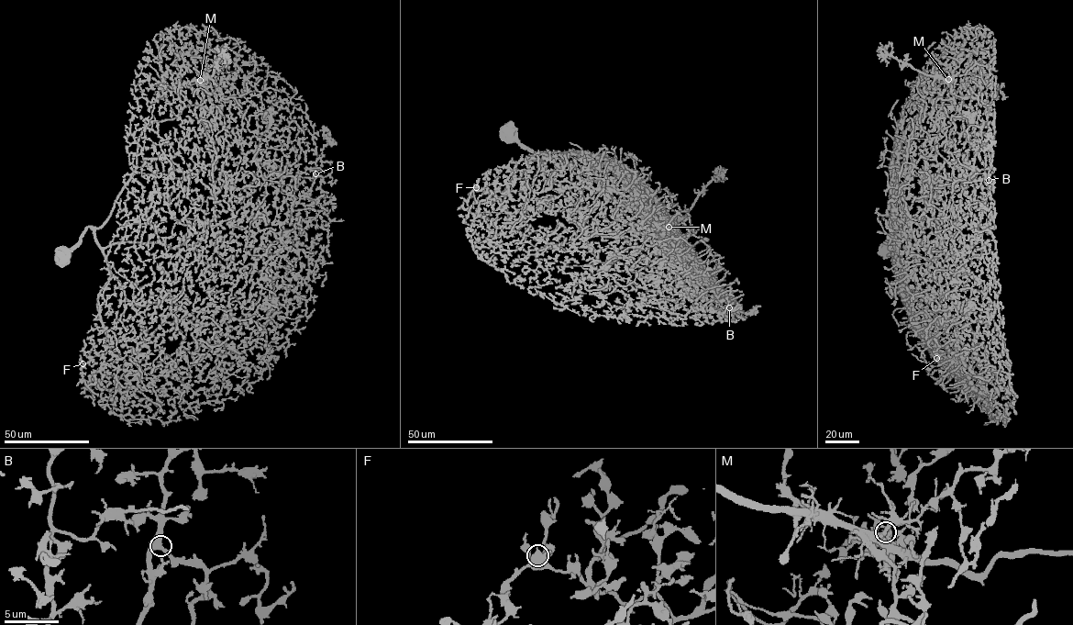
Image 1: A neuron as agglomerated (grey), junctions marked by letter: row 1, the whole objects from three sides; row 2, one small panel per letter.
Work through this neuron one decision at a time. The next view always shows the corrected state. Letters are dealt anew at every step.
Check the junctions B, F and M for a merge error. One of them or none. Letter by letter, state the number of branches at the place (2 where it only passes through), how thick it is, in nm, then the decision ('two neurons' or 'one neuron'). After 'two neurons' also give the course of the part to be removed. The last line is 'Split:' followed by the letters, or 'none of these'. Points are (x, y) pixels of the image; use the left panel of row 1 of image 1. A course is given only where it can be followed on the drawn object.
B: 4 branches meet; 440 nm thick; one neuron
F: 4 branches meet; 240 nm thick; one neuron
M: 4 branches meet; 200 nm thick; two neurons; foreign part runs (200, 79), (200, 85), (197, 82), (191, 86), (160, 87), (157, 95)
Split: M

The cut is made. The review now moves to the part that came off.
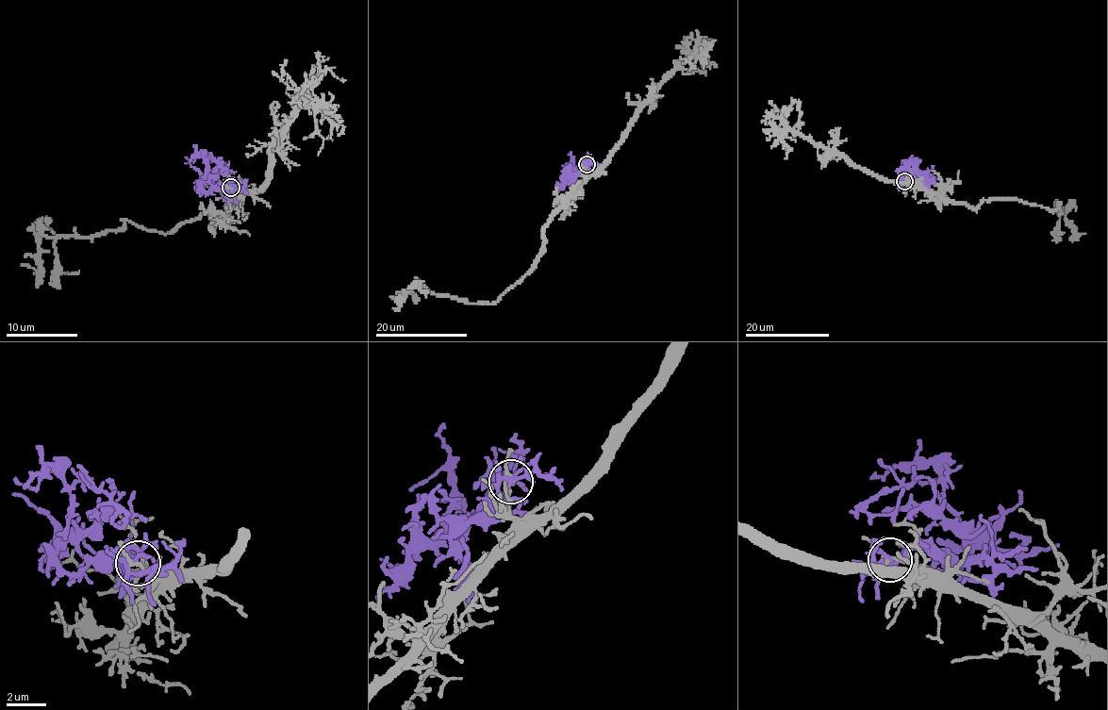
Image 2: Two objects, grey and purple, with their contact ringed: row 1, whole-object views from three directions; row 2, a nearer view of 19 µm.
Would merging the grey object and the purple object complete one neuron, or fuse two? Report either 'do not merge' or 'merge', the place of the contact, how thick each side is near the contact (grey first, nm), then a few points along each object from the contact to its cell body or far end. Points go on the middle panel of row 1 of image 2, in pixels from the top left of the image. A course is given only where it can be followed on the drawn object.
do not merge | (587, 164) | 110/140 nm | grey via (587, 165), (586, 180), (545, 227), (544, 252), (536, 264), (494, 302), (433, 294), (415, 284), (393, 309) | purple via (587, 165), (570, 176), (589, 158), (587, 163), (590, 167)

